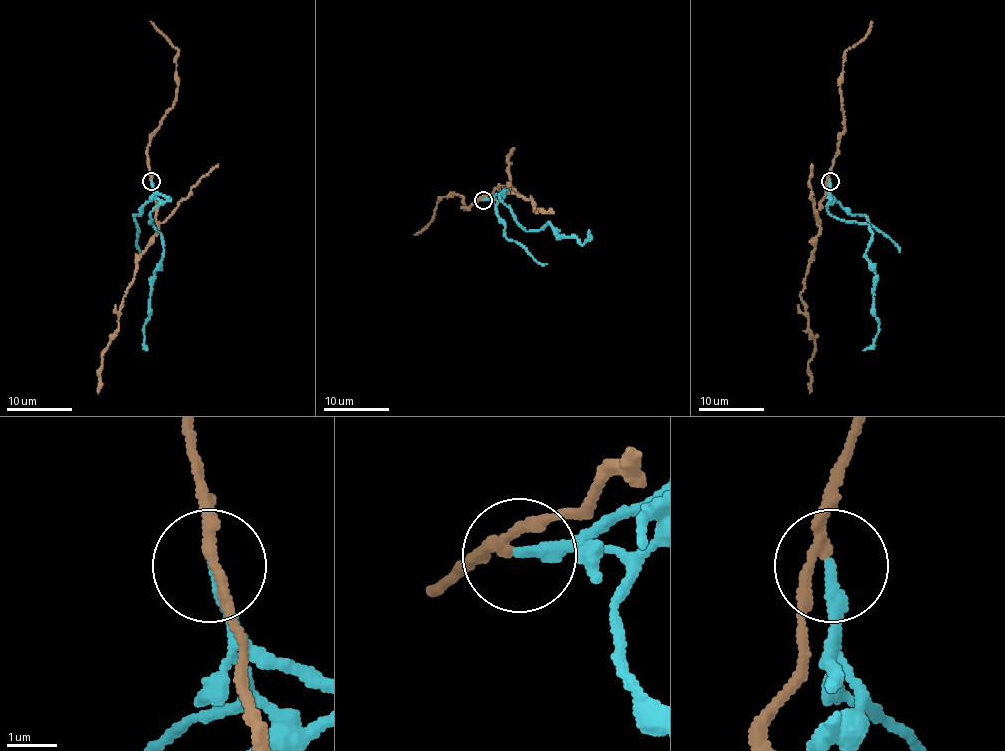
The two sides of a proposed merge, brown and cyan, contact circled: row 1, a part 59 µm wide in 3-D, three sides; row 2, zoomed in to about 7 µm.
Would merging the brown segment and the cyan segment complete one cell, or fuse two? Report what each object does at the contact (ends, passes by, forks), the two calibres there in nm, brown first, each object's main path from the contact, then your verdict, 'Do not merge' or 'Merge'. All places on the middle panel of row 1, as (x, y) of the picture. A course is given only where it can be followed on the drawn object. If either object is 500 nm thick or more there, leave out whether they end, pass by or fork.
At the ring brown passes by. At the ring cyan ends. Thickness 200 nm (brown) against 200 nm. Course of brown: (483, 200), (499, 185), (512, 187), (509, 190), (515, 188), (535, 202), (536, 211), (538, 208), (553, 211). Course of cyan: (484, 200), (500, 195), (523, 228), (536, 231), (551, 223), (558, 236), (576, 236), (580, 244), (589, 229). Do not merge

